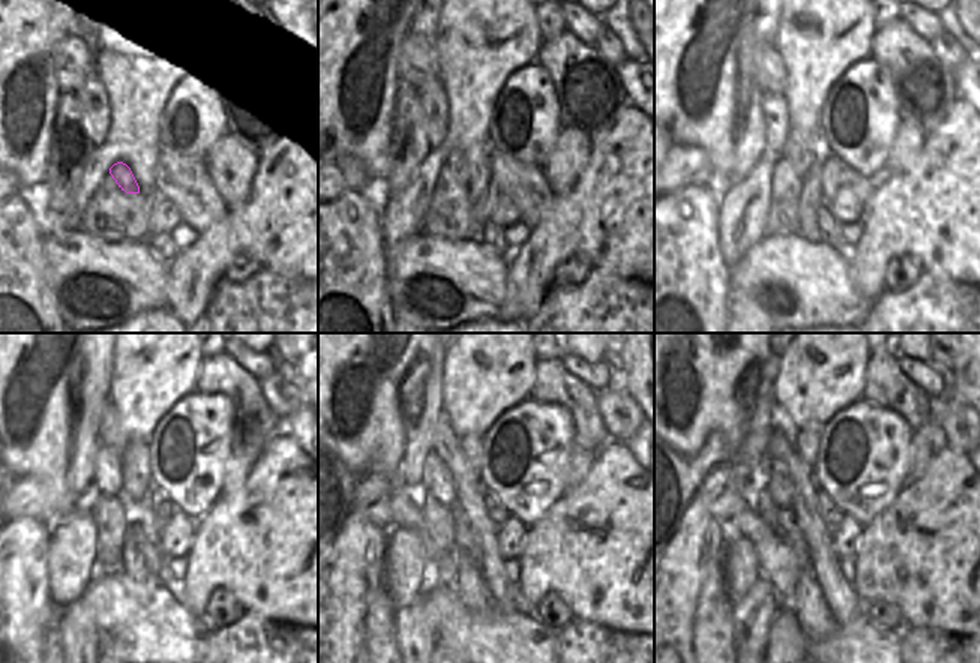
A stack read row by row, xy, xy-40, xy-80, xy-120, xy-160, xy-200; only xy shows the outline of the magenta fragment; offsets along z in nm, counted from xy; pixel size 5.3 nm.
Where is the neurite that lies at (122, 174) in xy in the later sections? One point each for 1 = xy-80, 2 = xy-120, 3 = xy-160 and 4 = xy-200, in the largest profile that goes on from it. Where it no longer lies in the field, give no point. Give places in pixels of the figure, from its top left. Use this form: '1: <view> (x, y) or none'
1: xy-80 (802, 150)
2: xy-120 (137, 483)
3: xy-160 (473, 447)
4: xy-200 (808, 440)

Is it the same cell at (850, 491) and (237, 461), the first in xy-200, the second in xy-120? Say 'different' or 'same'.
different

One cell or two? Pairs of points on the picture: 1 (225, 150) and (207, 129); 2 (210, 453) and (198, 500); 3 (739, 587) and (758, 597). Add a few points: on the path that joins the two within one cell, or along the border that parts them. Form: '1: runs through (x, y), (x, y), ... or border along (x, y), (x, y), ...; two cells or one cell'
1: border along (225, 129), (204, 156); two cells
2: runs through (198, 465), (195, 468), (195, 488); one cell
3: border along (761, 575), (734, 602); two cells

